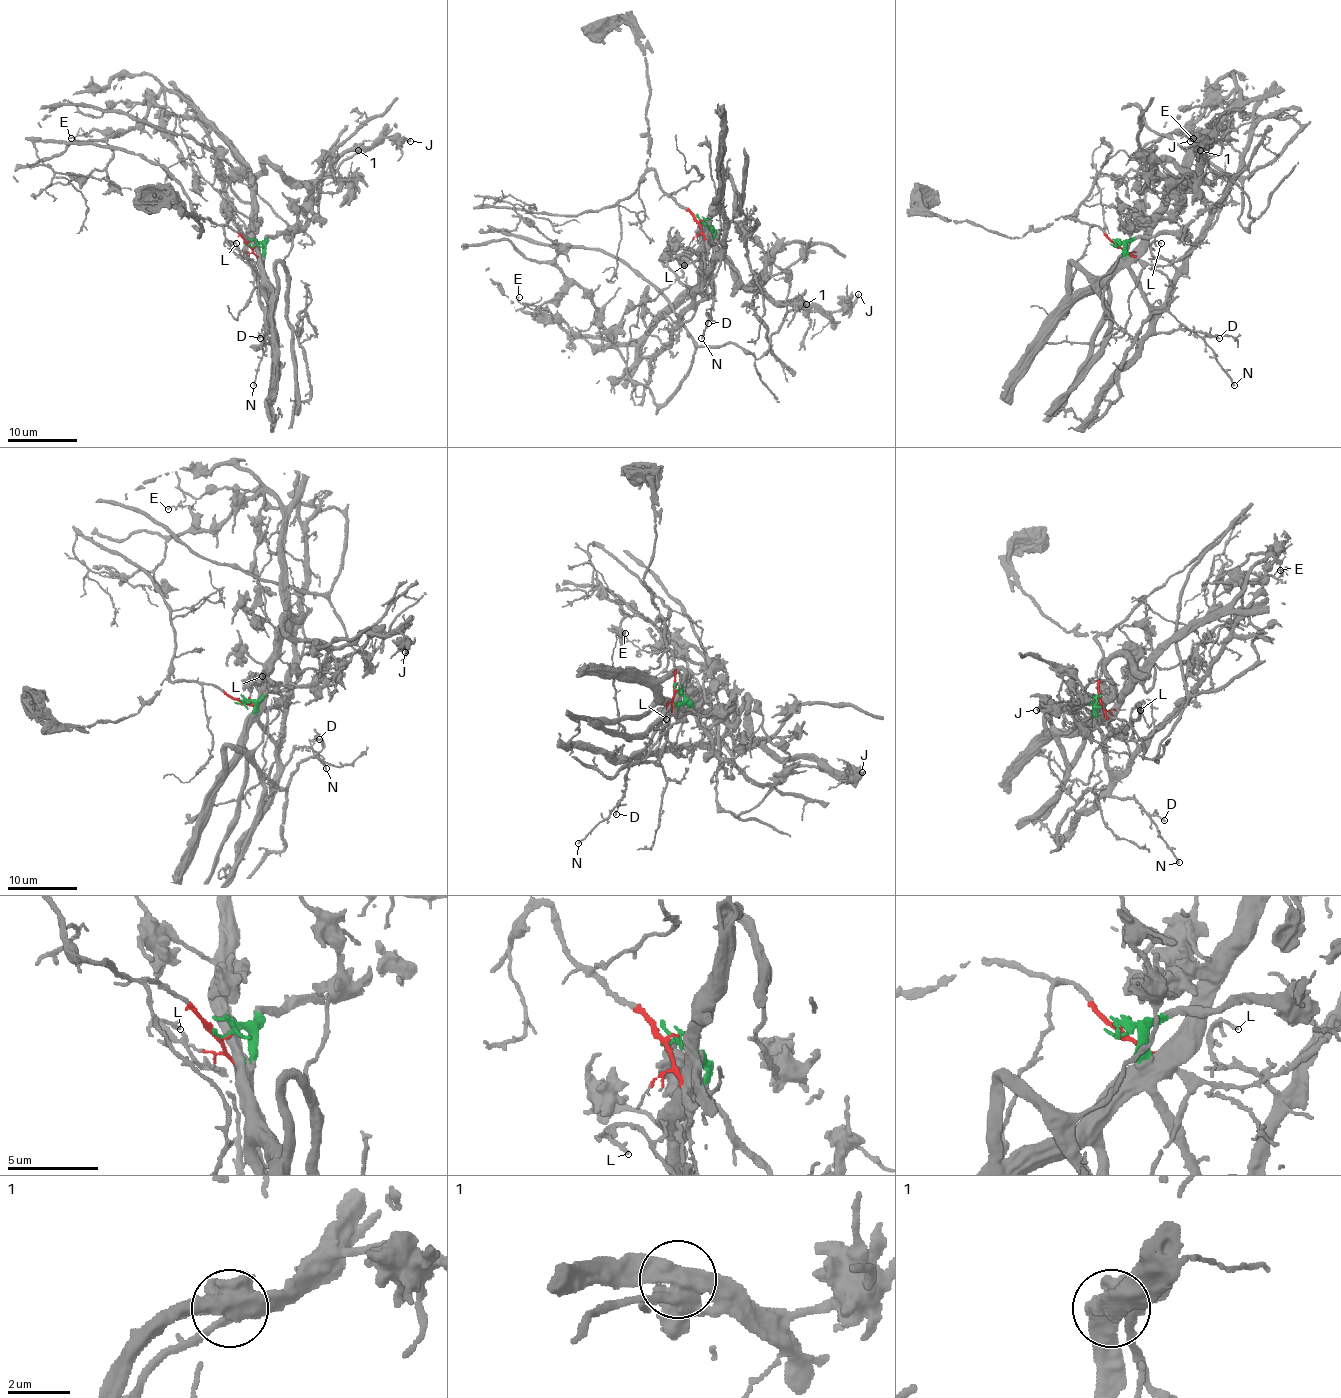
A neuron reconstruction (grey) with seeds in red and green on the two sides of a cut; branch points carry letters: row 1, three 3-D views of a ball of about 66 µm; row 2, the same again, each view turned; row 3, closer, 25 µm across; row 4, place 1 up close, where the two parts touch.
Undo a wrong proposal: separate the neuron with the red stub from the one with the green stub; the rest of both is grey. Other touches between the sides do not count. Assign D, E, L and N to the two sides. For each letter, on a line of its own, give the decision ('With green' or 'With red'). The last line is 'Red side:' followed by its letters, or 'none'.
D: With green
E: With green
L: With green
N: With green
Red side: none

